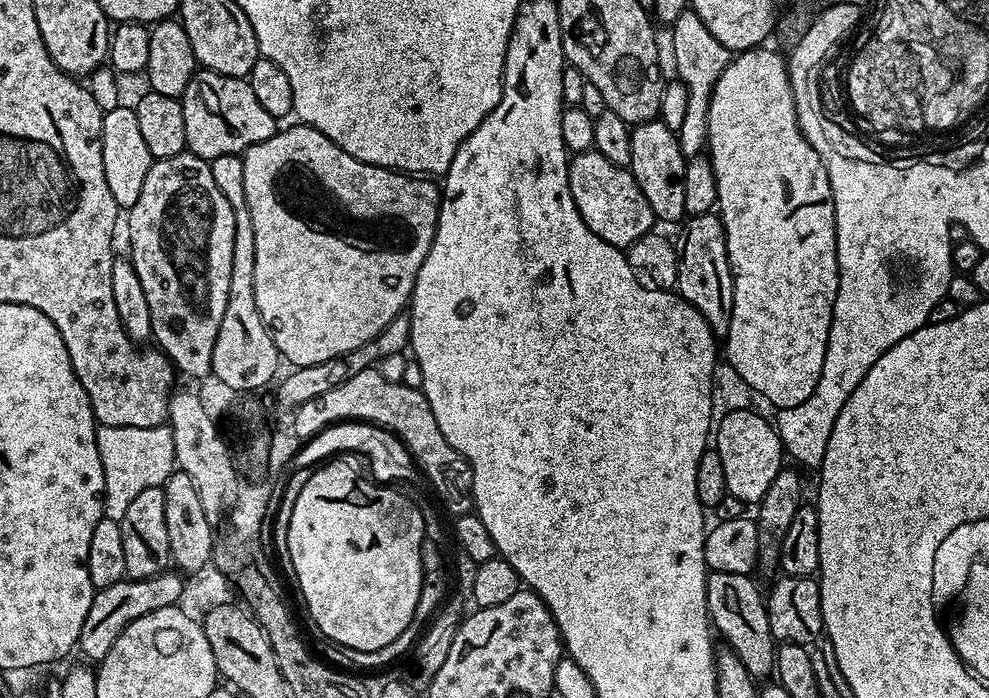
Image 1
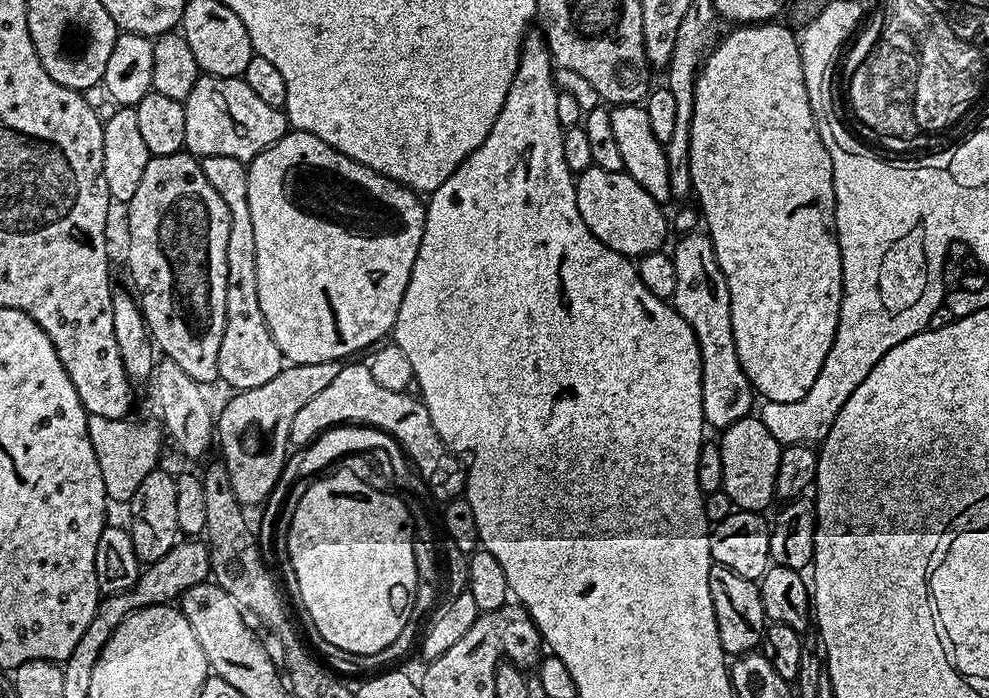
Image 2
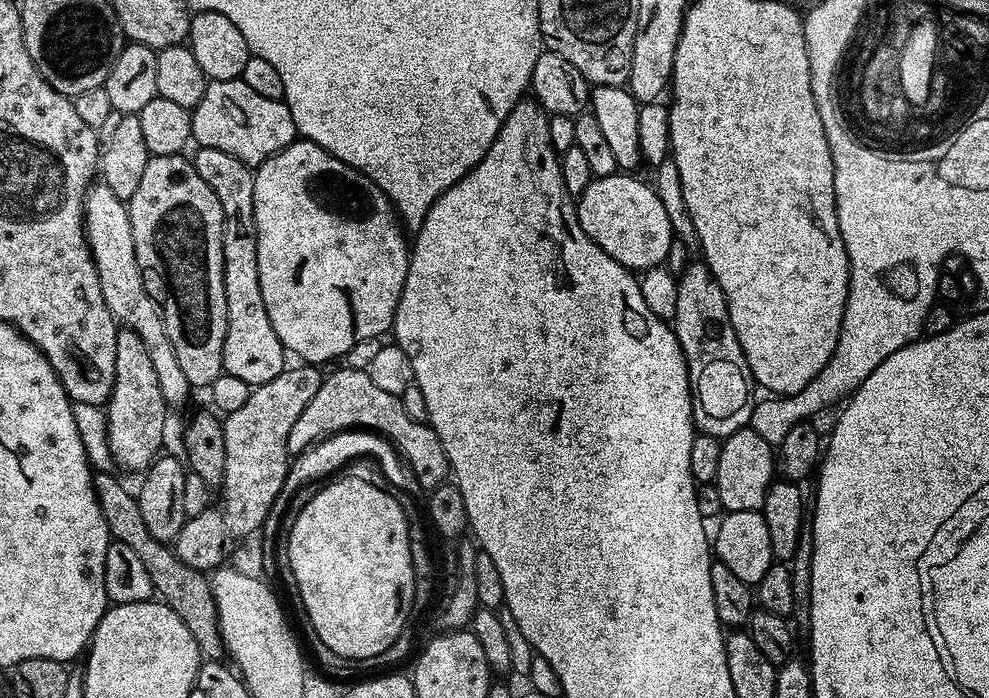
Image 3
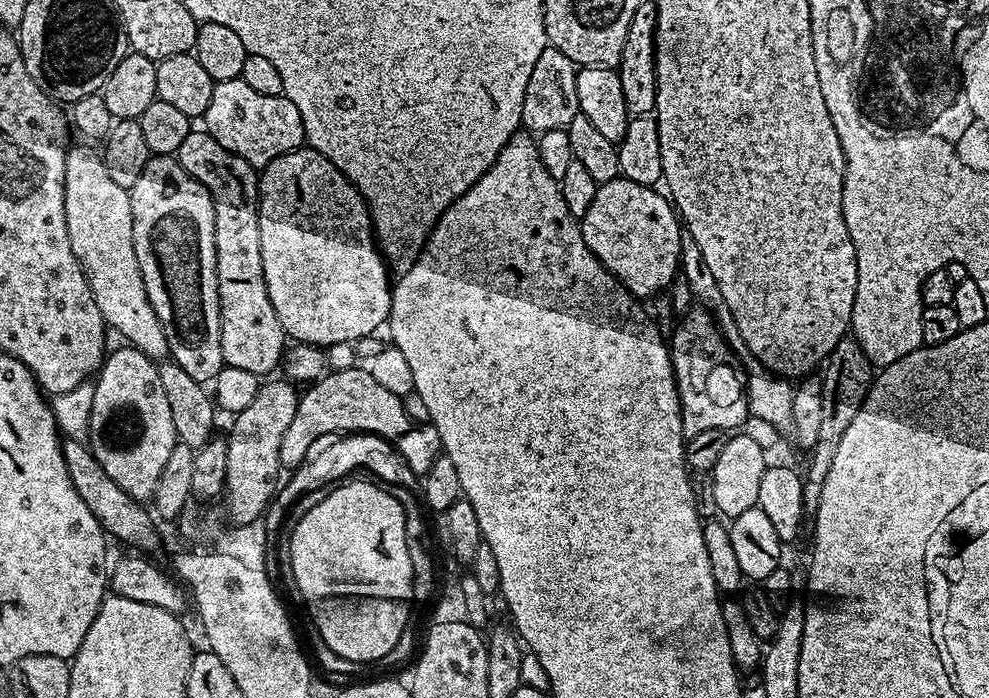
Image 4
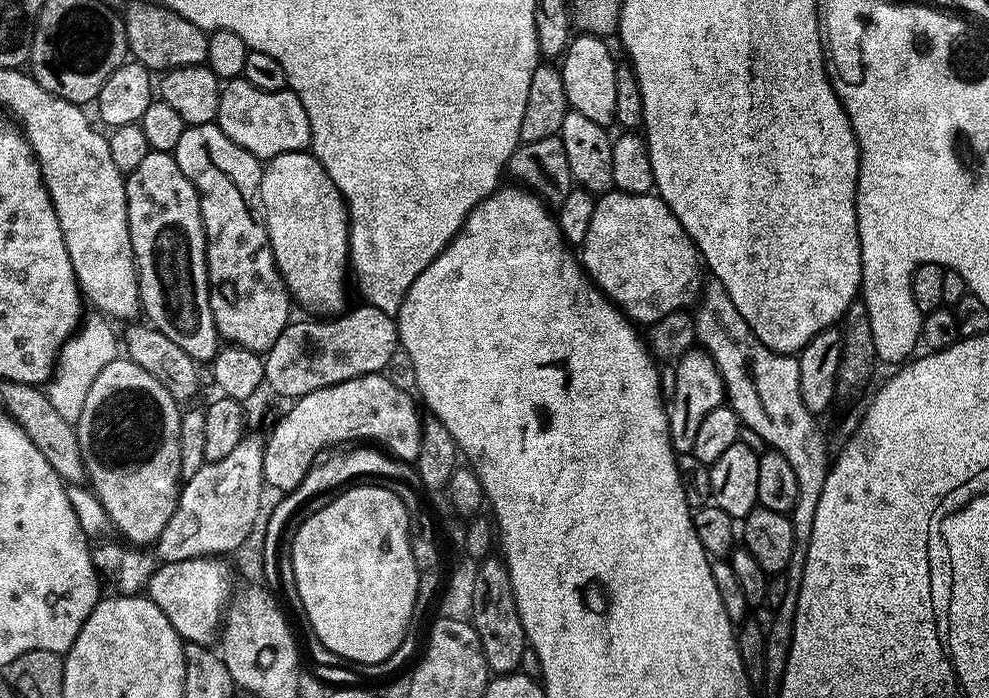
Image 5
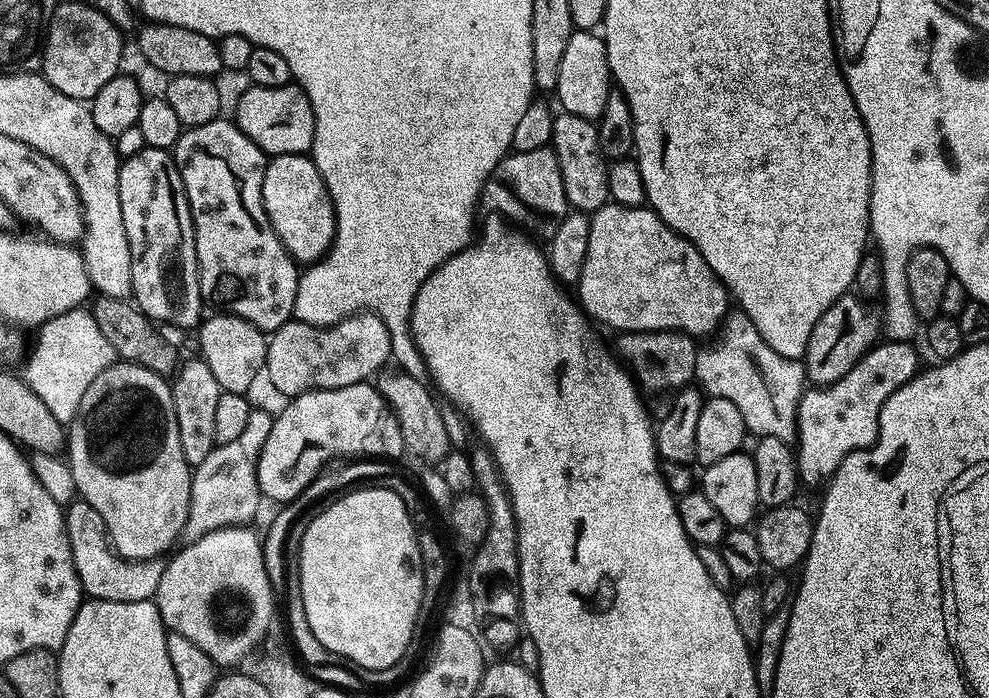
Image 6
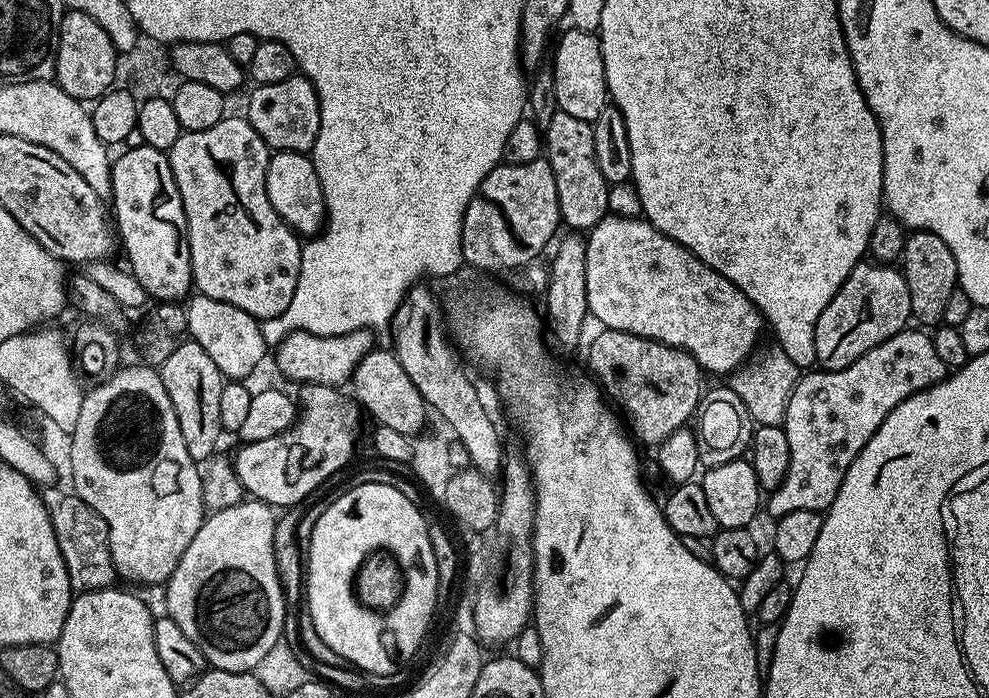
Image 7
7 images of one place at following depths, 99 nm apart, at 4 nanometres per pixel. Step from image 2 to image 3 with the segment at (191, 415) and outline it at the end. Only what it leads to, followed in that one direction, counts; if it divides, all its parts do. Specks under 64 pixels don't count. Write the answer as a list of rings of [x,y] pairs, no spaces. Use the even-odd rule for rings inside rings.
[[[103,182],[93,183],[88,190],[88,197],[84,199],[84,234],[88,238],[92,261],[98,270],[98,286],[102,286],[102,298],[106,298],[110,314],[116,319],[117,325],[134,330],[134,334],[142,338],[142,343],[150,353],[154,371],[158,373],[158,386],[162,386],[165,404],[173,409],[182,407],[188,400],[190,385],[186,374],[182,374],[182,366],[178,366],[178,354],[174,354],[170,334],[166,334],[161,305],[157,297],[155,300],[144,285],[146,272],[141,268],[134,250],[128,205],[118,199],[114,190],[110,190]]]

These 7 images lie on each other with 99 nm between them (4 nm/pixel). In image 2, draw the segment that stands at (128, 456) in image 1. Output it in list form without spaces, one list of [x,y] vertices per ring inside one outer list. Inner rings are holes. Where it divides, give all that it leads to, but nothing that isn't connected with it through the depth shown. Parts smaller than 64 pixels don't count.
[[[101,416],[88,417],[90,446],[94,446],[94,458],[98,458],[98,470],[102,470],[104,493],[109,501],[131,501],[146,474],[157,471],[160,460],[160,432],[152,424],[135,424],[132,418],[107,420]]]

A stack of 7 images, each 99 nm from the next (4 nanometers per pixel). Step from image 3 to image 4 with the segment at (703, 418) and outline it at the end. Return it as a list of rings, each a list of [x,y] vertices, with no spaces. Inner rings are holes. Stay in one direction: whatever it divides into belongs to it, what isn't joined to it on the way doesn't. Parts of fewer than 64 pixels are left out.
[[[693,306],[683,313],[675,325],[669,342],[675,382],[682,410],[685,439],[703,430],[739,429],[749,416],[746,377],[736,353],[721,334],[715,316],[703,306]]]

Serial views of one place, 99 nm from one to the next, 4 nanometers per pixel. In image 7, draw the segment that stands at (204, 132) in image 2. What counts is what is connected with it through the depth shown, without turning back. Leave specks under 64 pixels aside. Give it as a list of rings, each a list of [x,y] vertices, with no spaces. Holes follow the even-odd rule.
[[[297,74],[282,82],[257,84],[251,90],[246,119],[268,143],[269,149],[311,153],[320,125],[320,103],[312,83],[303,74]]]

